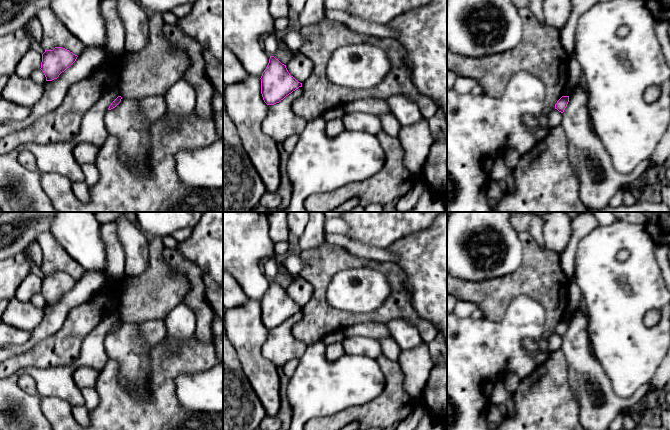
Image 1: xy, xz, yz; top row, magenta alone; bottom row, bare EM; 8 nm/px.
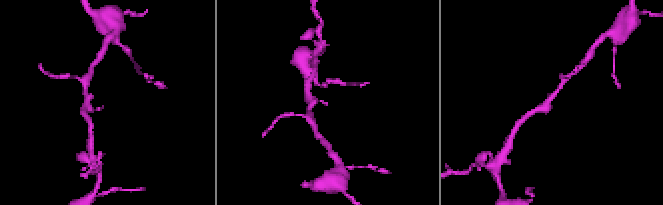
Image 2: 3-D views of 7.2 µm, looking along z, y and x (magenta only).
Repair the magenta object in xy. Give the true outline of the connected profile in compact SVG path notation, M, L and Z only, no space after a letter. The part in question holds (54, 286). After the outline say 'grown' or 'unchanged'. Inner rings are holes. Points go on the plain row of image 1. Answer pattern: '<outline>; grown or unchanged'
M62 271L45 274L42 278L41 294L46 305L57 303L59 299L69 292L77 283L77 279Z; unchanged

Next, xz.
M270 280L269 287L260 303L261 318L267 329L279 327L293 315L302 311L302 307L290 299L286 289L274 280Z; unchanged

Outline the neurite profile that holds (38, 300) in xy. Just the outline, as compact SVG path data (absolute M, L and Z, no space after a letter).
M41 293L35 294L31 299L30 302L34 304L38 308L44 308L46 306L46 301Z

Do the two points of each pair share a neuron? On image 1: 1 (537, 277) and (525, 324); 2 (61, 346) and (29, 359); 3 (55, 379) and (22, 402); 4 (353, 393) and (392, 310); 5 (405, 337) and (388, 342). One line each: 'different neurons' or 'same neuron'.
1: different neurons
2: same neuron
3: same neuron
4: different neurons
5: different neurons

